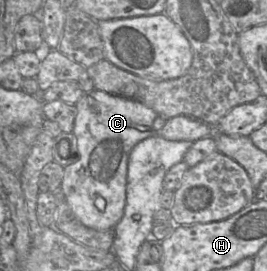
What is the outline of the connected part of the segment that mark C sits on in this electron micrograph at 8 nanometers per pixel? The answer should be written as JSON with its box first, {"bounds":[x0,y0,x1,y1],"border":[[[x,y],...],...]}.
{"bounds":[61,89,216,231],"border":[[[97,89],[84,93],[75,105],[77,115],[72,133],[77,139],[79,159],[64,167],[61,188],[77,219],[84,226],[99,231],[113,229],[124,214],[128,159],[135,145],[152,136],[194,143],[213,135],[216,127],[191,117],[175,116],[156,131],[152,128],[158,117],[154,110],[137,100]]]}

